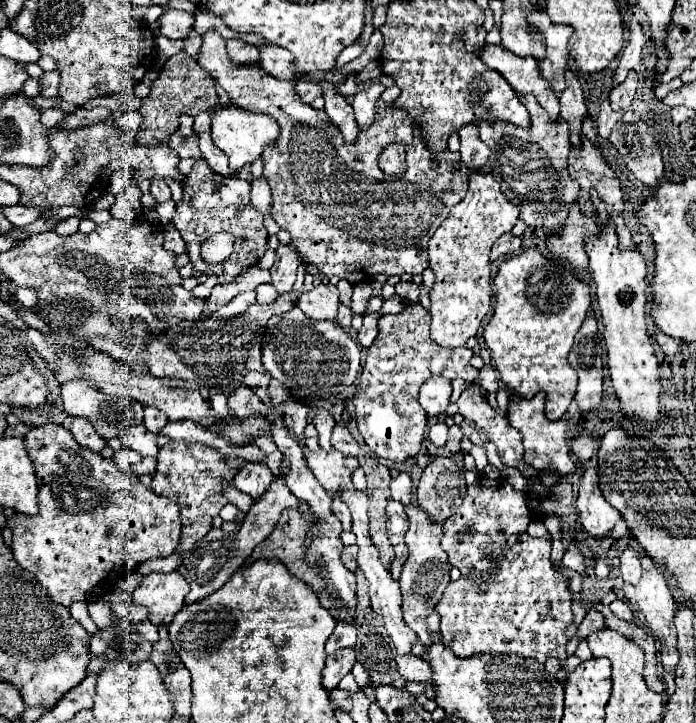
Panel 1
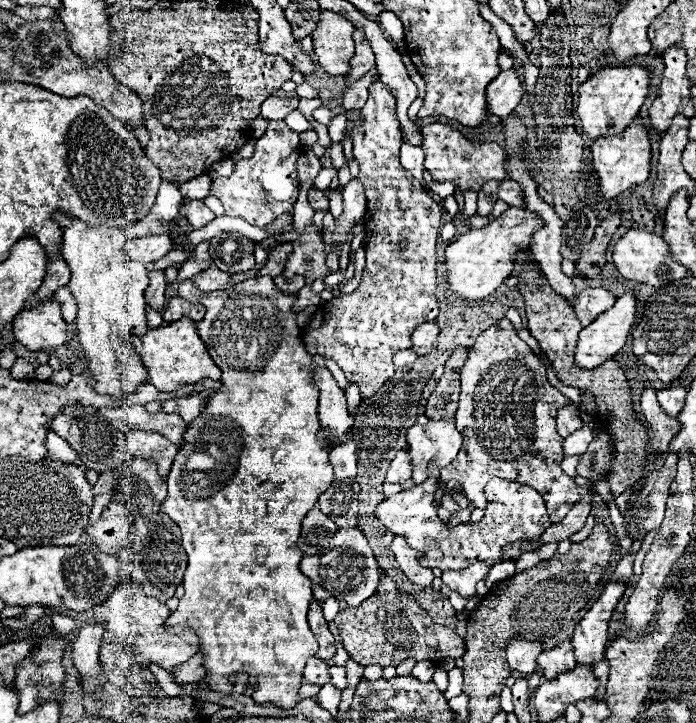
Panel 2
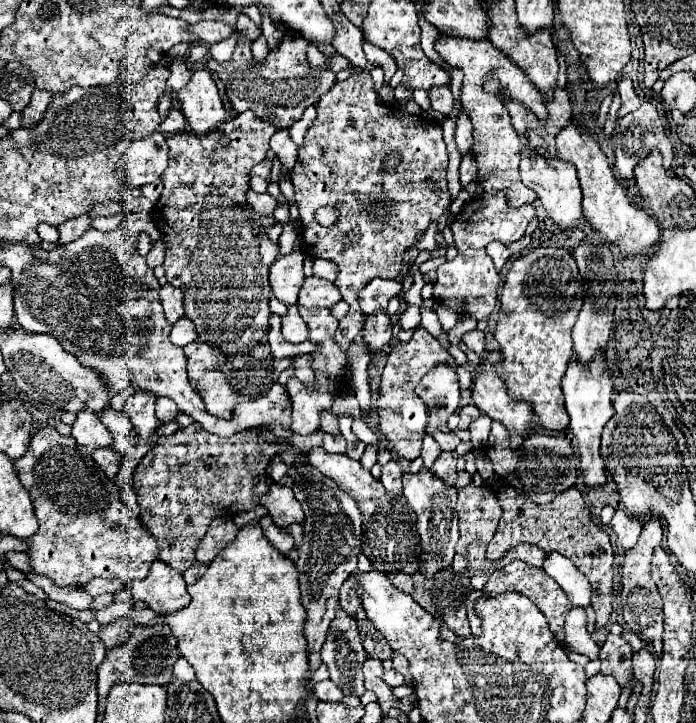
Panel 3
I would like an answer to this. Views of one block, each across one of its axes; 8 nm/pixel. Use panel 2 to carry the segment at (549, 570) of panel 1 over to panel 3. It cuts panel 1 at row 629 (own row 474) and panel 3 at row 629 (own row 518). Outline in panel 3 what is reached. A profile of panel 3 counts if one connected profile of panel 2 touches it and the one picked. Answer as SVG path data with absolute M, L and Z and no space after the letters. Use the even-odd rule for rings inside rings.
M514 560L512 564L496 570L496 572L490 576L490 582L488 582L486 588L484 588L484 596L486 596L486 598L498 596L498 594L504 594L504 592L518 592L518 594L530 598L530 600L538 606L538 610L548 618L550 630L552 630L552 634L560 640L560 646L564 646L564 644L562 644L562 638L564 638L562 626L564 626L566 614L572 610L572 602L566 598L564 590L556 584L556 580L552 580L542 568L532 568L532 566L524 564L522 560Z

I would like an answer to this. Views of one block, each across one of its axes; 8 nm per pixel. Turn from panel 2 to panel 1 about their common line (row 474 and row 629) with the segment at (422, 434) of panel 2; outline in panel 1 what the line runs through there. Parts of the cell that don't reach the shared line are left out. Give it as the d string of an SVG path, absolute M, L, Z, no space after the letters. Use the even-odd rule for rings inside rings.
M408 504L406 508L408 520L410 520L410 528L406 532L406 546L408 546L408 560L404 564L404 570L400 574L400 588L402 588L402 614L404 614L404 622L416 632L416 636L422 640L424 646L428 646L430 634L438 632L440 628L440 618L436 614L436 604L442 598L444 588L450 582L450 564L448 564L448 556L444 554L440 540L442 540L442 524L436 524L428 512L424 512L420 506Z

